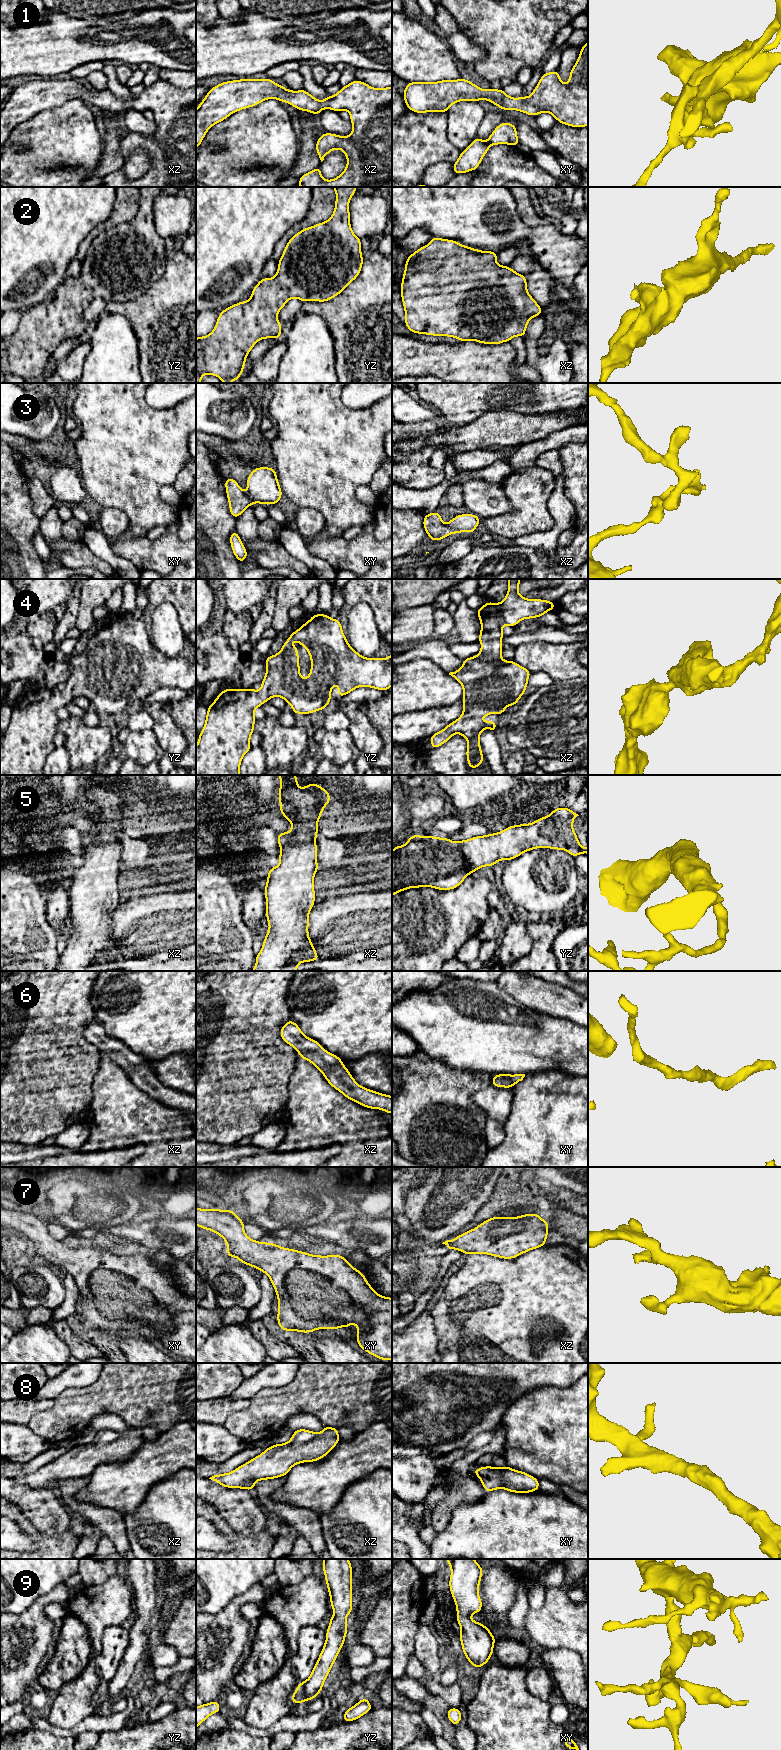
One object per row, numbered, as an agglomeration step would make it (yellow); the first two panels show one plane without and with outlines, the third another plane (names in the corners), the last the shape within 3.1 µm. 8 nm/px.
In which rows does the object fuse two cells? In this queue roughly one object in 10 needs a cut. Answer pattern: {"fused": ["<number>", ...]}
{"fused": []}

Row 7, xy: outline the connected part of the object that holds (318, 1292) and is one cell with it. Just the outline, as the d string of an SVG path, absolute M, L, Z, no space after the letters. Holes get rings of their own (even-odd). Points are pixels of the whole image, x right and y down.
M196 1207L196 1225L201 1229L210 1230L215 1232L220 1237L222 1237L227 1244L227 1258L237 1257L239 1262L250 1265L252 1268L257 1268L261 1272L264 1272L269 1278L276 1291L276 1296L278 1298L278 1313L277 1313L277 1323L283 1331L298 1331L301 1333L312 1333L318 1329L333 1329L336 1331L339 1327L349 1328L351 1323L355 1323L357 1326L357 1337L356 1341L359 1347L365 1350L370 1355L375 1356L377 1359L381 1360L392 1360L392 1298L385 1297L377 1292L375 1292L372 1286L368 1283L367 1279L364 1277L364 1273L354 1268L349 1264L347 1258L334 1254L334 1255L312 1255L304 1251L297 1251L295 1249L283 1248L275 1243L259 1242L249 1238L244 1232L244 1221L241 1220L235 1213L234 1210L220 1210L220 1209L201 1209Z

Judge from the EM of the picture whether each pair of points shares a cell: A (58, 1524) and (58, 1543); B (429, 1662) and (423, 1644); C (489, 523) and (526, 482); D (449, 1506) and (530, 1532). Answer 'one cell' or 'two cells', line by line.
A: two cells
B: one cell
C: one cell
D: two cells

